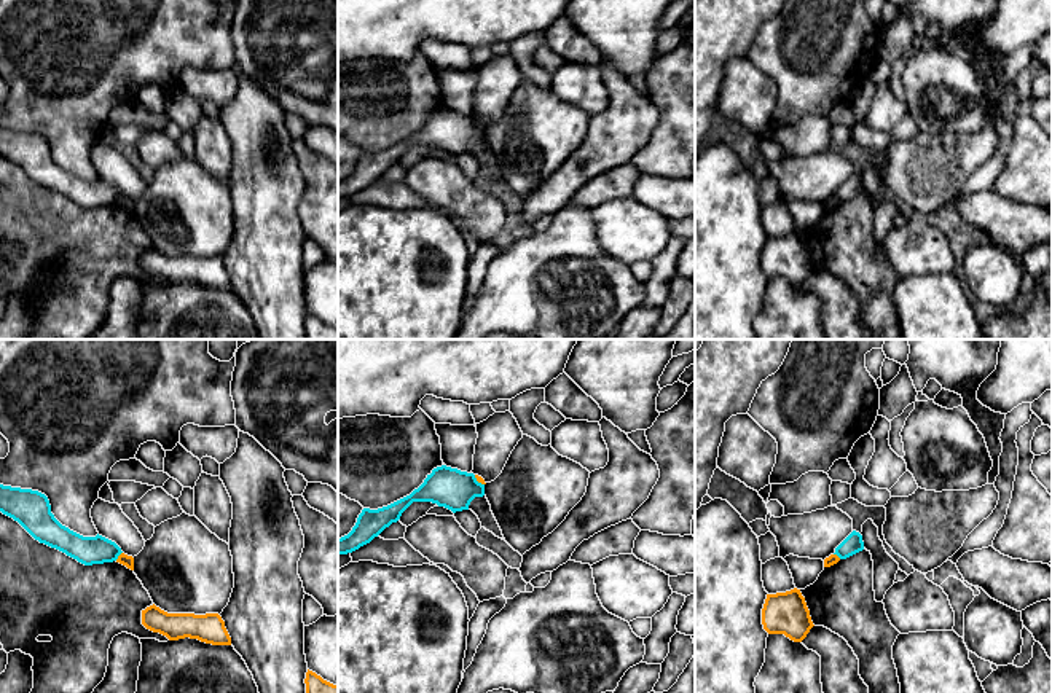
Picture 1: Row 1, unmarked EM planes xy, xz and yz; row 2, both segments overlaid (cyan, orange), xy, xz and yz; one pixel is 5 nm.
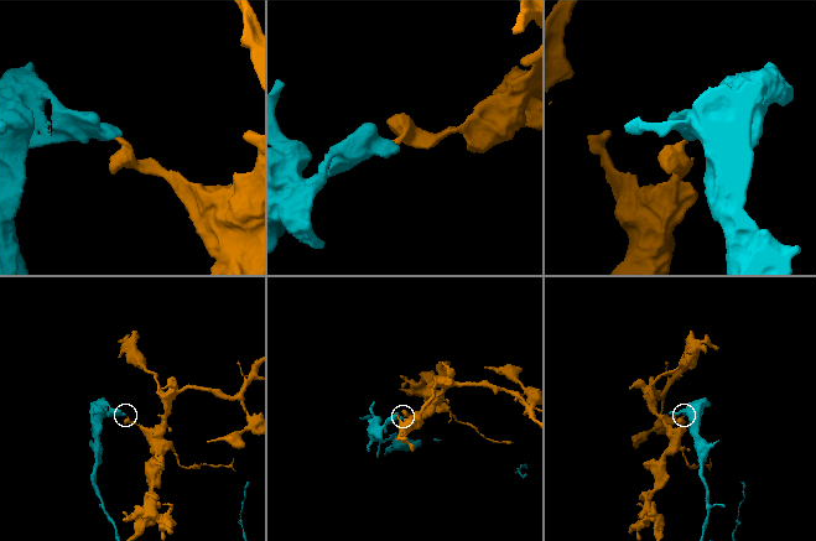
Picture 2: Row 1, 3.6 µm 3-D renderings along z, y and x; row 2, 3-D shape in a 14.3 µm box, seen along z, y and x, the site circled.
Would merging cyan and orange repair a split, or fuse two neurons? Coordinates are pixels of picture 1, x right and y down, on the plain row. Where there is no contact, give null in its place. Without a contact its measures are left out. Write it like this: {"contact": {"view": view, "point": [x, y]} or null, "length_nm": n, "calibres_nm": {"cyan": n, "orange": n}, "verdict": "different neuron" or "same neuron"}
{"contact": {"view": "xy", "point": [118, 198]}, "length_nm": 60, "calibres_nm": {"cyan": 140, "orange": 60}, "verdict": "different neuron"}

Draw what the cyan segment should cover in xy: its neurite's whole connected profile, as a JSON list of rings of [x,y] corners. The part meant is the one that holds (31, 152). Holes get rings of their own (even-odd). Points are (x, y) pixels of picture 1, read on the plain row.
[[[0,127],[0,155],[18,164],[35,183],[56,191],[84,209],[113,206],[121,191],[102,180],[83,180],[62,169],[45,137]]]

